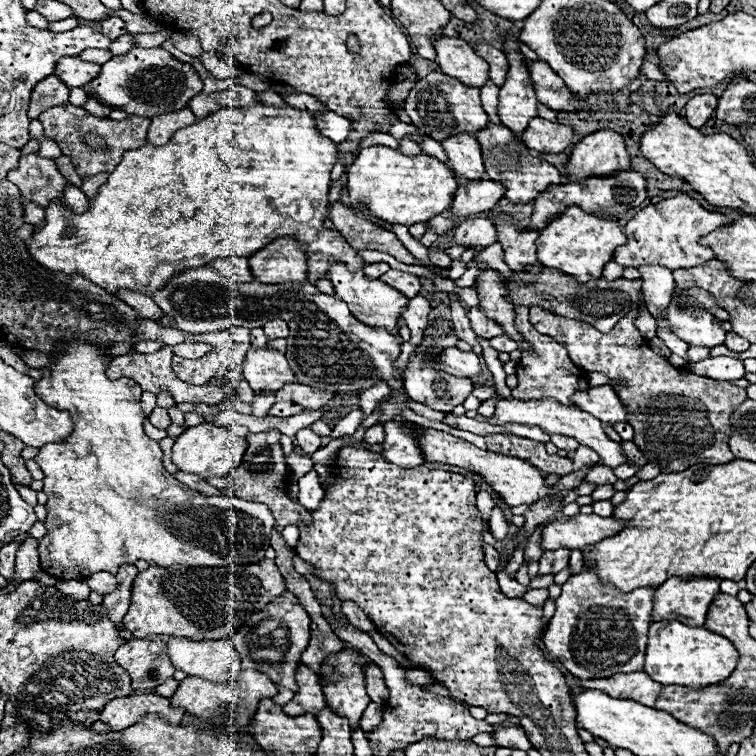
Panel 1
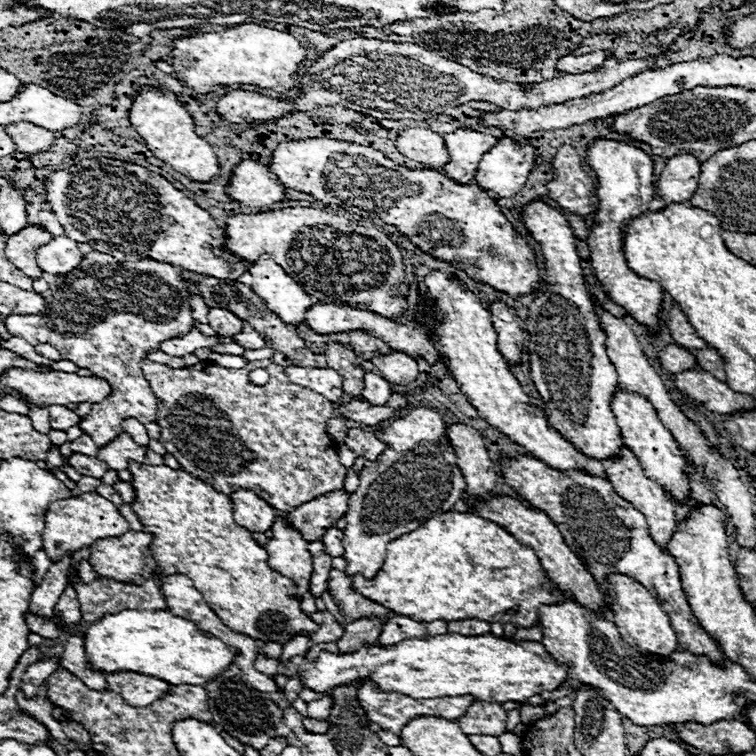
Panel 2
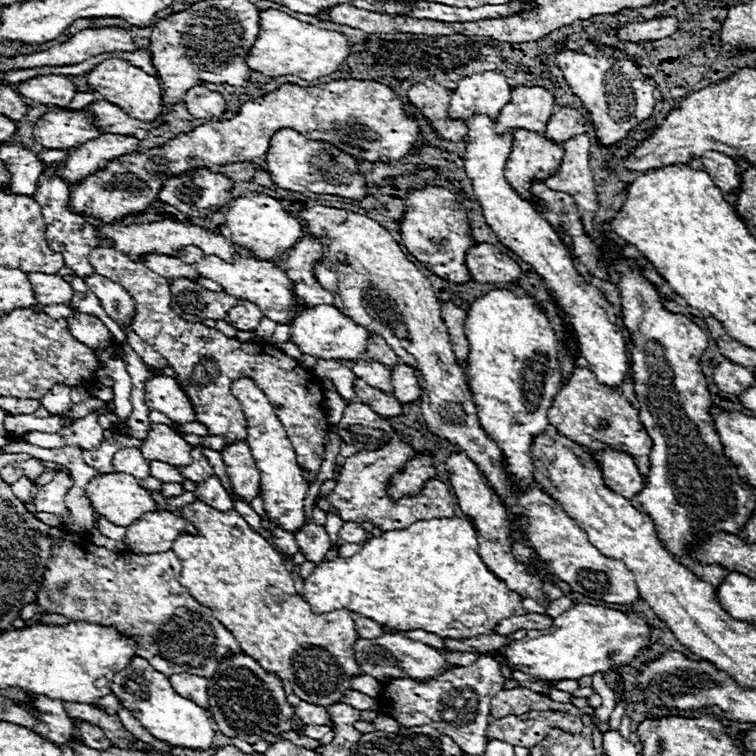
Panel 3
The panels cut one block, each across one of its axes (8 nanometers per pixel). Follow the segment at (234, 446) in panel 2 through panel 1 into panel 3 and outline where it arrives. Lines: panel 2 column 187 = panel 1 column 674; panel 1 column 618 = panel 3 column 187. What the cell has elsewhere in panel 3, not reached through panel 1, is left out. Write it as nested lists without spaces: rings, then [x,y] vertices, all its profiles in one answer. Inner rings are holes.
[[[94,248],[90,252],[90,264],[94,270],[118,282],[130,296],[136,300],[136,316],[132,320],[132,330],[176,372],[176,382],[182,386],[184,394],[190,398],[196,414],[196,422],[202,422],[208,428],[210,436],[226,436],[226,446],[230,442],[240,442],[248,438],[248,424],[242,412],[242,406],[230,392],[234,378],[248,376],[266,392],[270,404],[274,406],[280,422],[290,436],[290,442],[296,452],[298,464],[306,472],[308,482],[316,482],[320,464],[324,460],[324,438],[328,434],[328,420],[322,410],[322,390],[316,378],[296,362],[296,358],[286,356],[282,350],[270,346],[268,342],[240,342],[236,338],[226,338],[216,328],[208,328],[200,322],[182,320],[170,306],[170,282],[148,270],[144,264],[130,260],[126,254],[112,248]]]

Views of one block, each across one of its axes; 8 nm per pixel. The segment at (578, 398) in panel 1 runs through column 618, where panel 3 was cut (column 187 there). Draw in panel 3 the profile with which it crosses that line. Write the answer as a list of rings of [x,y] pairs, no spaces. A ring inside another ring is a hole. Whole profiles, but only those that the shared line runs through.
[[[150,376],[144,382],[146,406],[150,410],[158,410],[166,414],[170,420],[186,424],[194,422],[194,410],[190,400],[184,396],[180,386],[170,376]]]

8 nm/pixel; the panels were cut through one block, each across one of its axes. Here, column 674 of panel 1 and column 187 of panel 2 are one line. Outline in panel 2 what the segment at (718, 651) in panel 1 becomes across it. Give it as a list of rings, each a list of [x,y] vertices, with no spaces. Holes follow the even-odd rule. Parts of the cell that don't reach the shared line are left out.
[[[122,610],[92,622],[86,634],[86,658],[92,670],[138,672],[160,678],[168,684],[204,686],[232,666],[238,654],[222,640],[200,630],[196,624],[170,614],[168,610]]]

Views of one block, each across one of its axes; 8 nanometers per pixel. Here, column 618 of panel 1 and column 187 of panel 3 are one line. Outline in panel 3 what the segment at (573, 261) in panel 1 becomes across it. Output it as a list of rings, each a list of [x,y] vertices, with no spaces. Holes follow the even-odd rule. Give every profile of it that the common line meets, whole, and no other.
[[[160,220],[160,222],[144,222],[144,224],[128,224],[128,226],[118,226],[118,228],[112,228],[112,226],[106,226],[106,228],[98,228],[96,232],[98,236],[106,236],[110,240],[114,240],[114,248],[128,254],[130,258],[138,260],[142,254],[150,254],[150,252],[158,252],[158,254],[166,254],[166,256],[172,256],[174,250],[180,250],[184,246],[198,246],[202,248],[206,254],[216,254],[216,256],[222,256],[222,260],[230,262],[232,260],[232,254],[240,248],[236,248],[232,242],[228,242],[226,238],[222,238],[220,234],[216,232],[210,232],[206,228],[200,228],[200,226],[188,226],[188,224],[182,224],[178,220]]]

